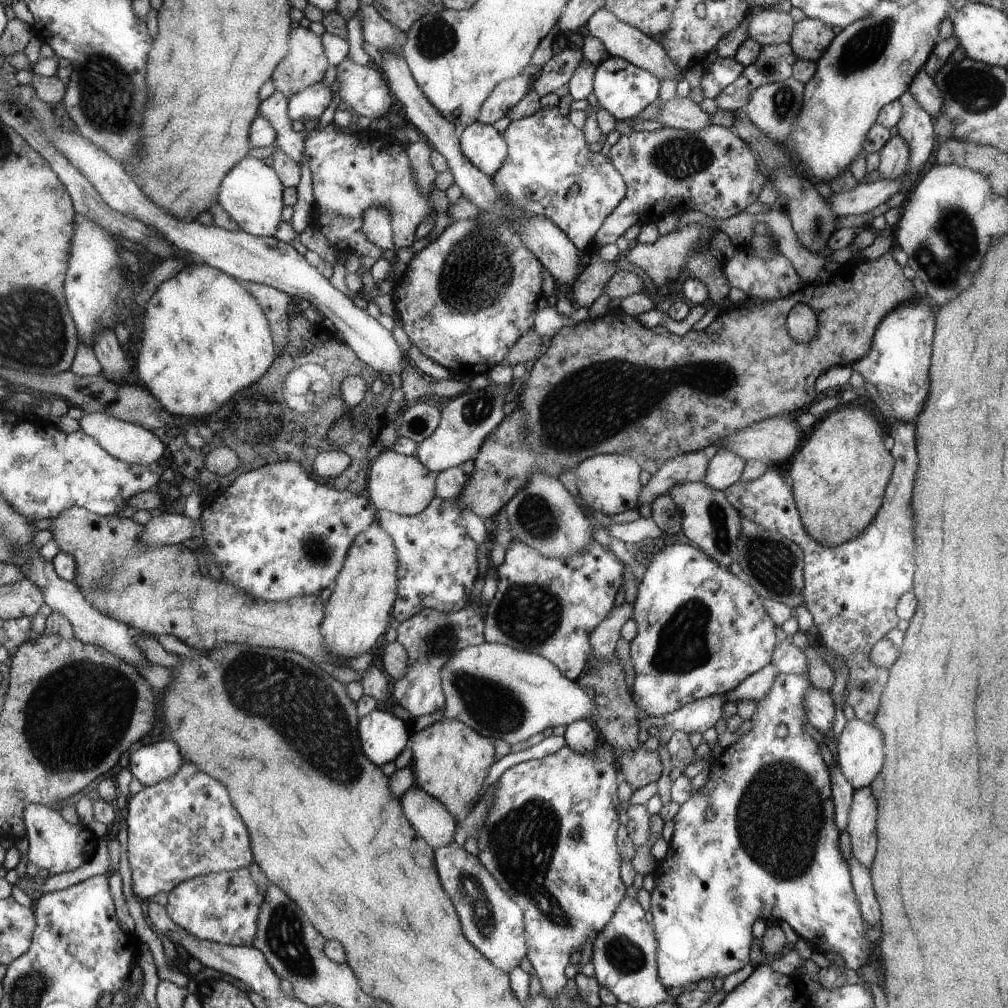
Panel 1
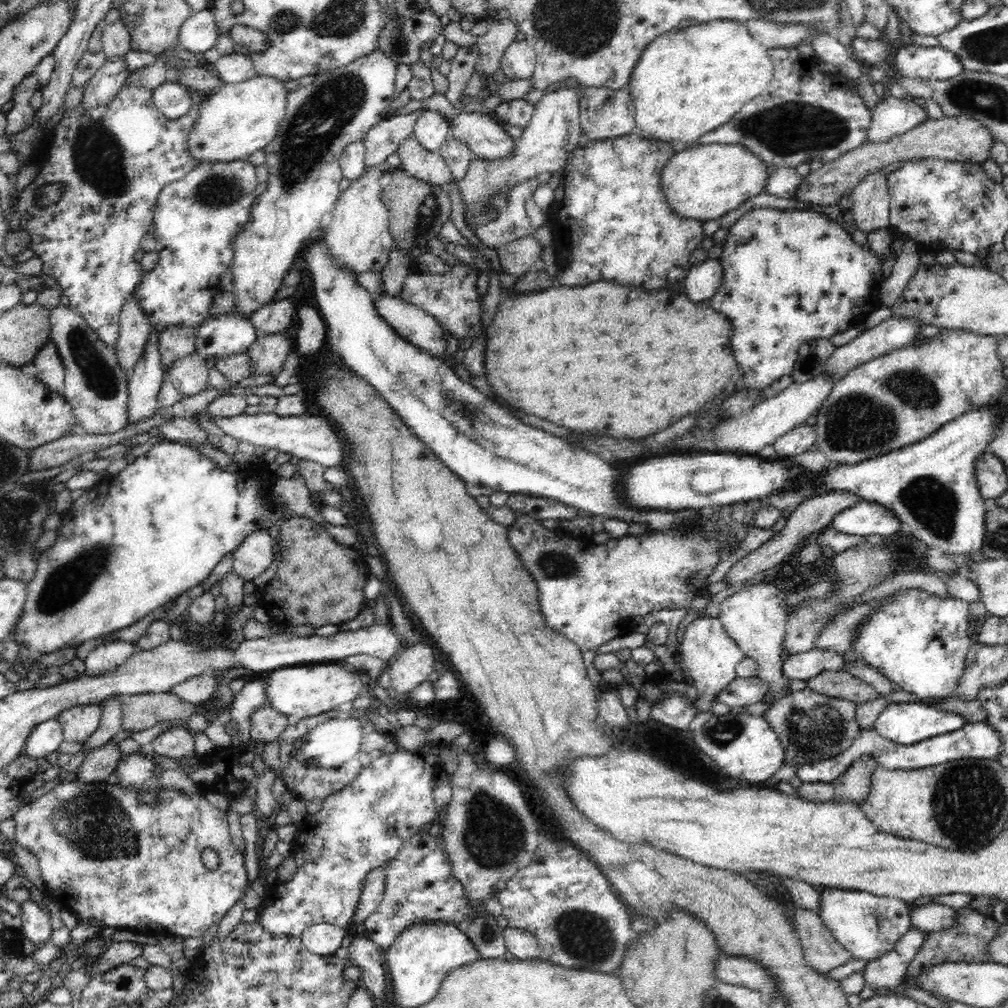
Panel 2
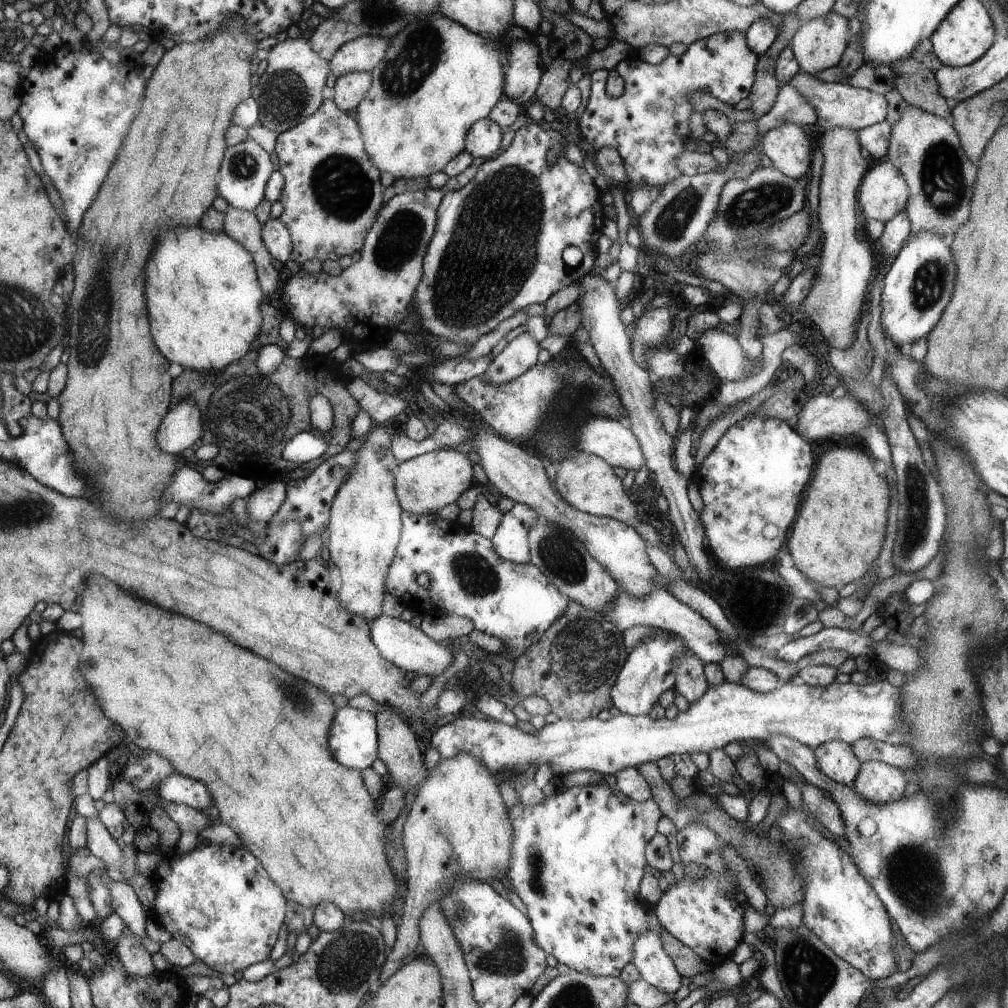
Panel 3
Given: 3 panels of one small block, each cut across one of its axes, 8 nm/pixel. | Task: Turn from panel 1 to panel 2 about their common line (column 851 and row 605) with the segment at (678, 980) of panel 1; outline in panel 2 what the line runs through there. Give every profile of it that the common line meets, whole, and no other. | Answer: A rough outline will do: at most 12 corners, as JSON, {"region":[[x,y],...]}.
{"region":[[902,588],[870,603],[849,653],[946,699],[972,644],[969,602]]}

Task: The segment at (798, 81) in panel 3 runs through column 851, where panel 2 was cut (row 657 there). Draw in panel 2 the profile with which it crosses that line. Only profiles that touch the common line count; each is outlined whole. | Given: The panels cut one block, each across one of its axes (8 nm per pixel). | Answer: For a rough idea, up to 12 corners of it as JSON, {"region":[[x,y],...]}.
{"region":[[121,639],[102,641],[84,658],[85,675],[102,676],[138,650]]}

